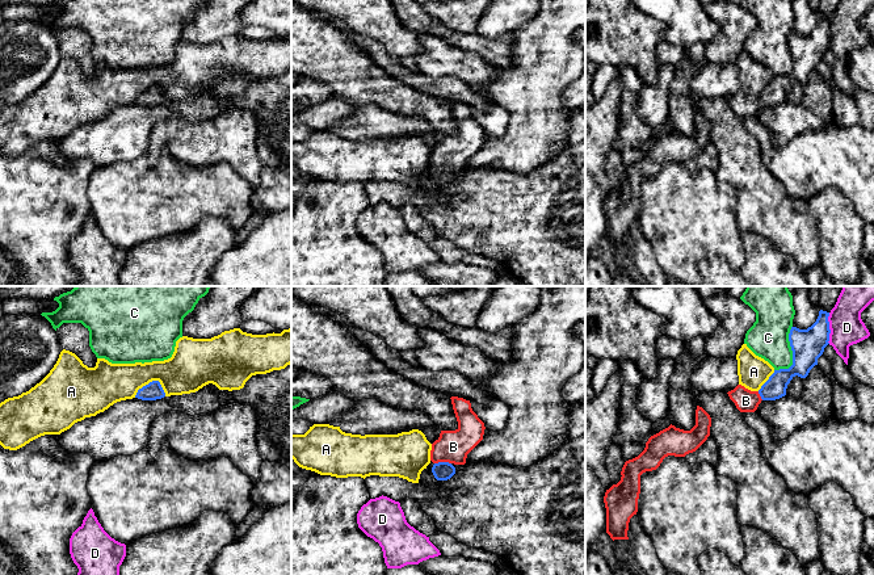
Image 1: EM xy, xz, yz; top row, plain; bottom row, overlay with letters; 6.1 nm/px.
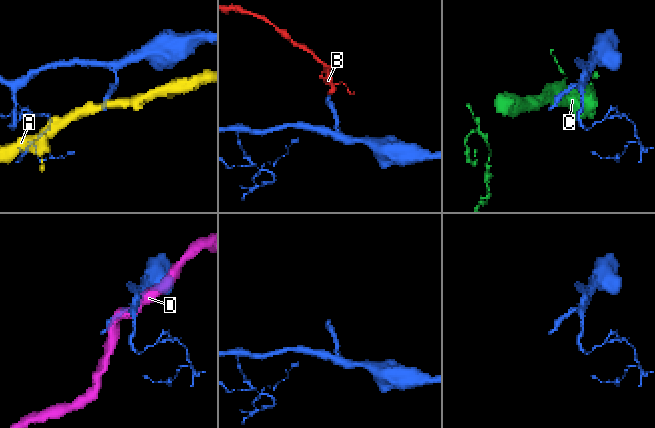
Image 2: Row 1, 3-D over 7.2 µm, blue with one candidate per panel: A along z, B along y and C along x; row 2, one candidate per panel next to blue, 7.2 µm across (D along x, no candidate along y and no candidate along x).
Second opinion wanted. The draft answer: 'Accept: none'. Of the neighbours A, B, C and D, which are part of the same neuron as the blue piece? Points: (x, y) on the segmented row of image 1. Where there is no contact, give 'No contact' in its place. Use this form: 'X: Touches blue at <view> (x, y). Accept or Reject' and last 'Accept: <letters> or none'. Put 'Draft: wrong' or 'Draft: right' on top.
Draft: wrong
A: Touches blue at xy (150, 382). Reject
B: Touches blue at xz (442, 462). Accept
C: Touches blue at yz (793, 353). Reject
D: Touches blue at yz (828, 328). Reject
Accept: B

